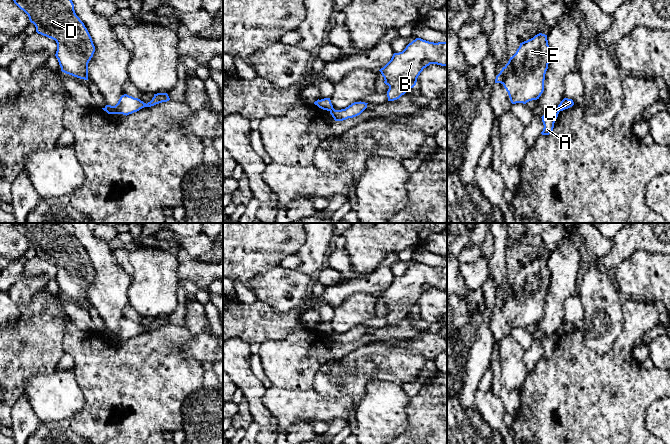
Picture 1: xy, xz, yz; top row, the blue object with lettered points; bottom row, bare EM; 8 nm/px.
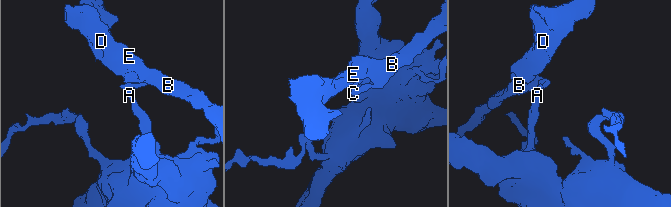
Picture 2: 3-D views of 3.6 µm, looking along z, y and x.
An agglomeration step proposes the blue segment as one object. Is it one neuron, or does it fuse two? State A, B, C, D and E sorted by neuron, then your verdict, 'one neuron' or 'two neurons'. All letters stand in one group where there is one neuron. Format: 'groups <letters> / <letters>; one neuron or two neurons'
groups A / B C D E; two neurons

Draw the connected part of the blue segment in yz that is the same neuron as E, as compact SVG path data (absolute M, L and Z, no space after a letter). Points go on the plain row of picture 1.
M539 257L533 262L520 267L516 277L496 300L495 307L501 307L508 316L512 328L537 324L544 315L545 298L550 283L547 259Z

